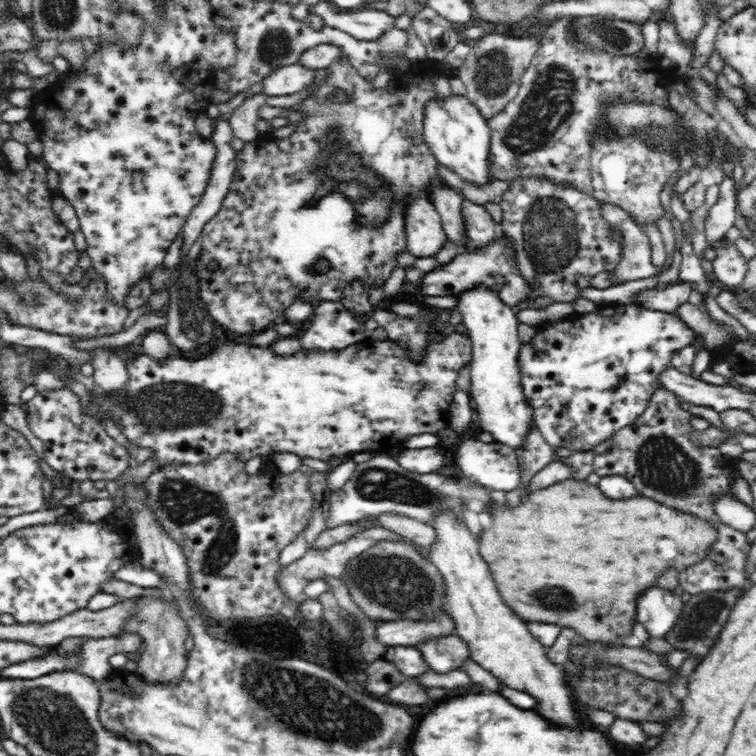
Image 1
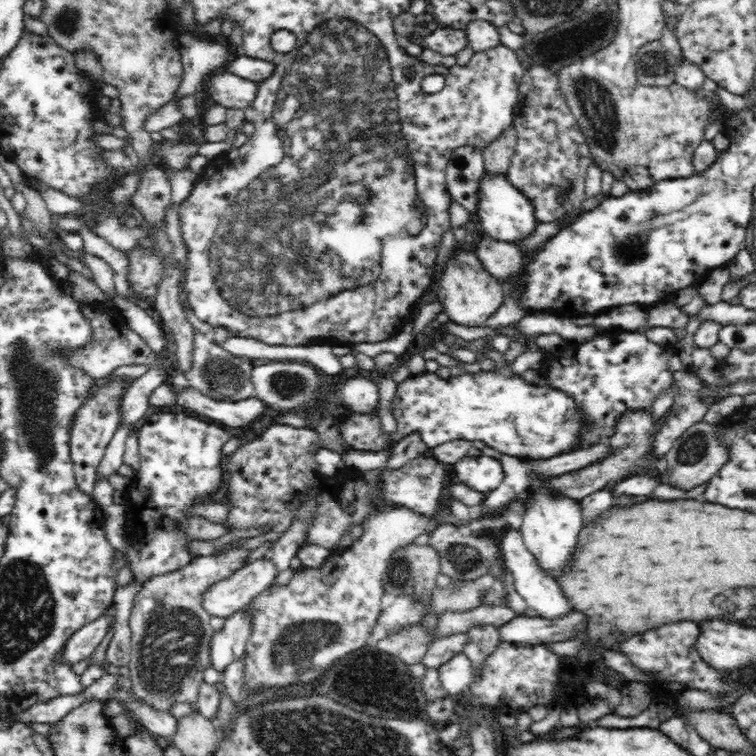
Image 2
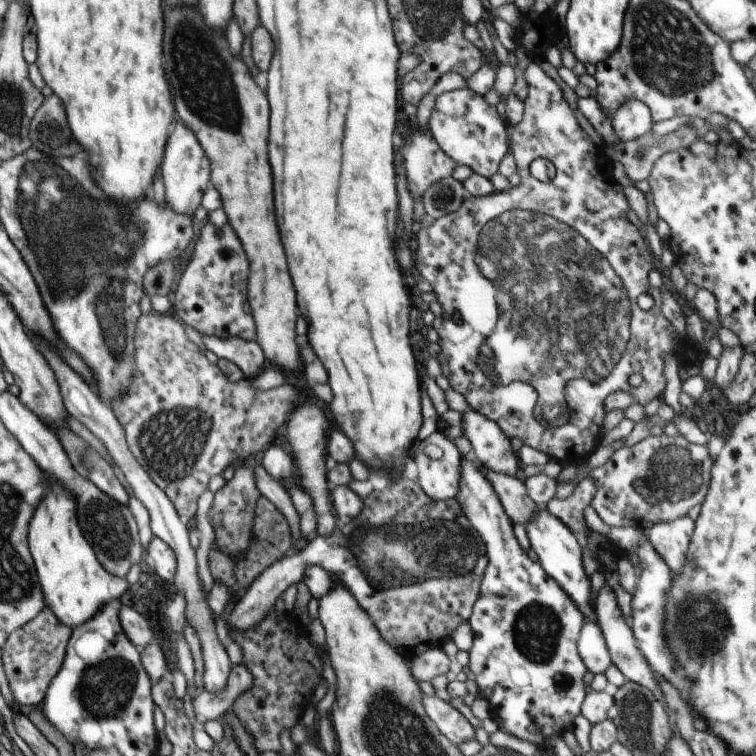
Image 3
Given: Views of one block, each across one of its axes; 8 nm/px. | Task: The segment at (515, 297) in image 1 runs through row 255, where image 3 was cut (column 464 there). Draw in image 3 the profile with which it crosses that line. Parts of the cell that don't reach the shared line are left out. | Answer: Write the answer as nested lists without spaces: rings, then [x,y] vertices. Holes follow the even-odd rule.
[[[461,456],[459,490],[456,496],[462,512],[478,531],[486,546],[488,565],[481,580],[479,595],[469,618],[474,644],[469,652],[469,668],[478,684],[479,696],[488,700],[491,719],[499,730],[514,734],[516,738],[530,742],[540,748],[550,748],[550,738],[562,735],[572,728],[574,718],[581,714],[586,696],[584,674],[587,668],[577,651],[580,631],[585,618],[576,608],[572,598],[546,574],[539,562],[532,561],[514,536],[513,522],[506,514],[498,494],[490,480],[484,476],[482,467]]]

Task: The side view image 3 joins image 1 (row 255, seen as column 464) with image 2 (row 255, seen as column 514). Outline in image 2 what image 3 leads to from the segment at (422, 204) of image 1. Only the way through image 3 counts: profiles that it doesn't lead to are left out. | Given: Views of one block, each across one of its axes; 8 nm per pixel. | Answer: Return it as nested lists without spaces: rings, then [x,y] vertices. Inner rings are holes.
[[[466,246],[454,248],[446,268],[433,276],[428,291],[434,293],[434,300],[442,303],[450,321],[469,327],[482,326],[484,320],[504,304],[505,296],[502,284],[484,268],[480,259],[474,255],[473,248]]]

